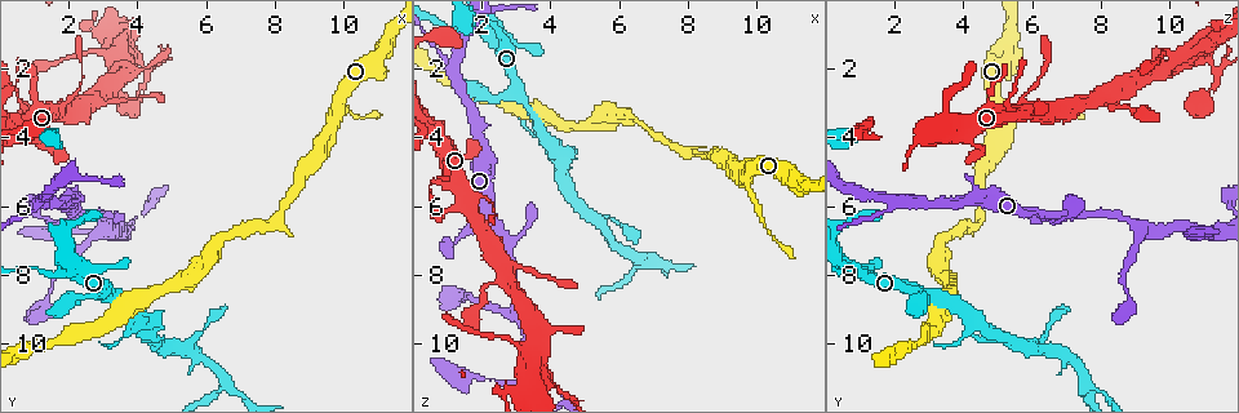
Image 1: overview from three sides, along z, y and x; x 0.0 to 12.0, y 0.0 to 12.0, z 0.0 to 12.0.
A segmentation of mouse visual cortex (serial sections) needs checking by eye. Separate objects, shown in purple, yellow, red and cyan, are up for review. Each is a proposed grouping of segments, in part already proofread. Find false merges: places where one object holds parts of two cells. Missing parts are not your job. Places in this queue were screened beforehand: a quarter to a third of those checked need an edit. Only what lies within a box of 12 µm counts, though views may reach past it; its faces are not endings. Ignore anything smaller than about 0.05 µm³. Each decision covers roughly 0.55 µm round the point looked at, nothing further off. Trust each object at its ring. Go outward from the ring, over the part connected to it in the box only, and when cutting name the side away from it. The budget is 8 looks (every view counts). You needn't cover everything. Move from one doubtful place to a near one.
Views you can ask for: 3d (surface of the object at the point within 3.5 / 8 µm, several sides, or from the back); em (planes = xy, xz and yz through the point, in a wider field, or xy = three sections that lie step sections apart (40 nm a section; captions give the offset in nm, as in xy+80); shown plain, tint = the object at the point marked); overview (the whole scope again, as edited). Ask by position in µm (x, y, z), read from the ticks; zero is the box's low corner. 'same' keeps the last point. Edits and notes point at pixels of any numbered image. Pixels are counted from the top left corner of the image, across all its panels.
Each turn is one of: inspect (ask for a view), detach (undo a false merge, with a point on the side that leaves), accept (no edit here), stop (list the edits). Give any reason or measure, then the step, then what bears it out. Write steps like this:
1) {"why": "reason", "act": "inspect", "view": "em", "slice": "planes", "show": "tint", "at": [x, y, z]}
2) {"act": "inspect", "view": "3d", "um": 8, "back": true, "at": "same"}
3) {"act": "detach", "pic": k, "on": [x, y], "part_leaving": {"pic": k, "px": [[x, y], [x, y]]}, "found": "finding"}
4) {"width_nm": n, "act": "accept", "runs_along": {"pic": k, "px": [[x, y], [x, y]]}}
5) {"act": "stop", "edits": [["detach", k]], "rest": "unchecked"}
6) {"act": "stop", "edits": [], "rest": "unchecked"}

{"why": "branch point", "act": "inspect", "view": "3d", "um": 8, "at": [1.1, 5.8, 1.8]}

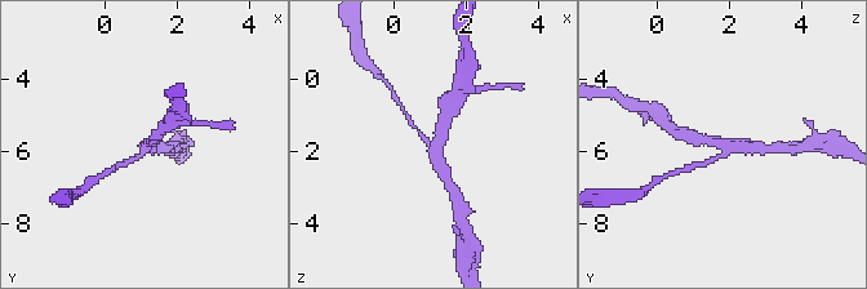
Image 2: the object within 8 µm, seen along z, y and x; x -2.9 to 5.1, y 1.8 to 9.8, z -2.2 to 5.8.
{"arms": 3, "arm_widths_nm": [150, 300, 300], "act": "inspect", "view": "em", "slice": "xy", "step": 1, "show": "tint", "at": [1.2, 5.8, 1.9]}

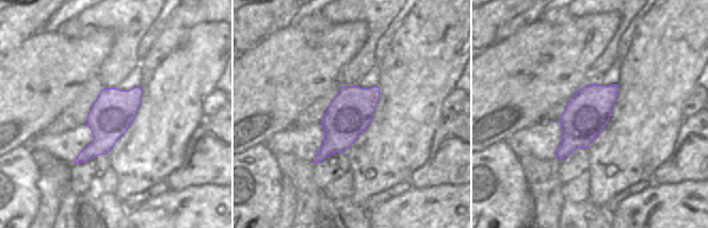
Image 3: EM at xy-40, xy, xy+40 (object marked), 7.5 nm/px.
{"act": "accept", "runs_along": {"pic": 2, "px": [[759, 147], [690, 138]]}, "found": "one cell here"}

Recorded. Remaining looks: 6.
{"why": "three-way junction", "act": "inspect", "view": "3d", "um": 8, "at": [2.3, 6.2, 6.2]}

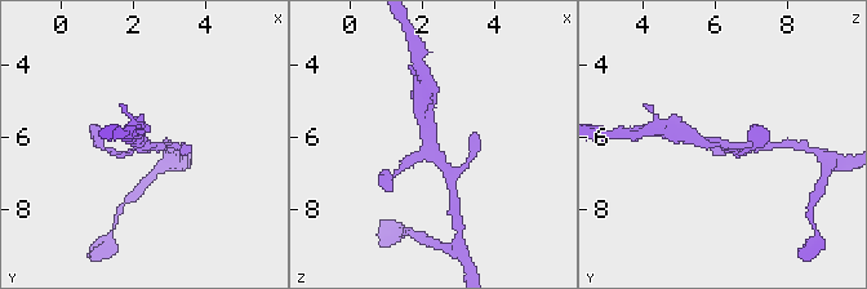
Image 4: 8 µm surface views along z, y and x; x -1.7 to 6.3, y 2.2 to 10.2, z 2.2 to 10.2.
{"arms": 3, "arm_widths_nm": [150, 200, 350], "why": "need the tissue", "act": "inspect", "view": "em", "slice": "xy", "step": 2, "show": "tint", "at": [2.3, 6.3, 6.1]}

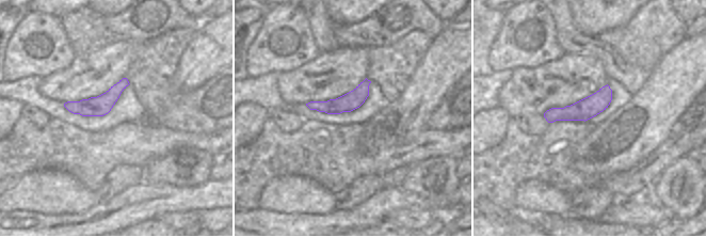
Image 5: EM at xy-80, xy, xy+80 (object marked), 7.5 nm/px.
{"act": "accept", "found": "one cell here"}

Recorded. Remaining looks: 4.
{"why": "narrows sharply", "act": "inspect", "view": "3d", "um": 3.5, "at": [6.6, 11.2, 7.6]}

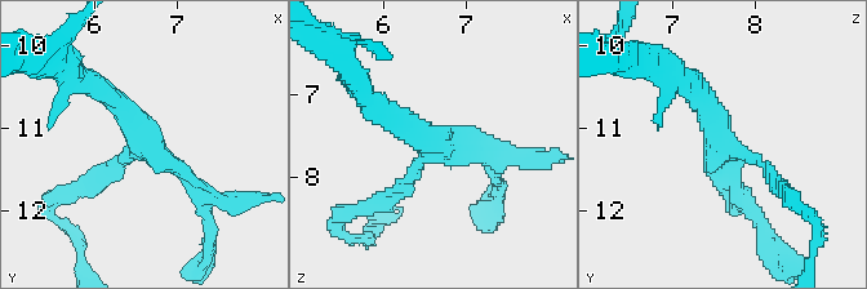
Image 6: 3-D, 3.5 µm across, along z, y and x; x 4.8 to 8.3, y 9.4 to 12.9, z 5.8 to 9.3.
{"arms": 3, "arm_widths_nm": [150, 200, 300], "act": "inspect", "view": "em", "slice": "xy", "step": 5, "show": "tint", "at": [6.60, 11.15, 7.55]}

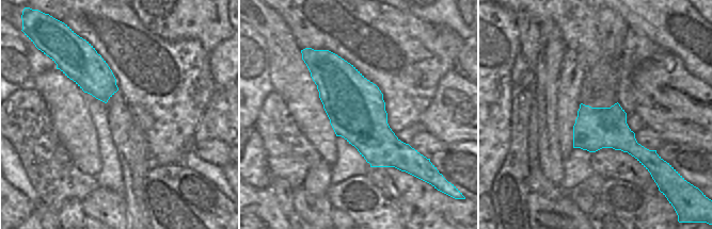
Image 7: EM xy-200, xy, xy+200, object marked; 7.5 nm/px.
{"act": "accept", "runs_along": {"pic": 6, "px": [[93, 85], [204, 192]]}, "found": "all the same cell"}

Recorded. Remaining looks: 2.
{"act": "stop", "edits": [], "rest": "unchecked"}

